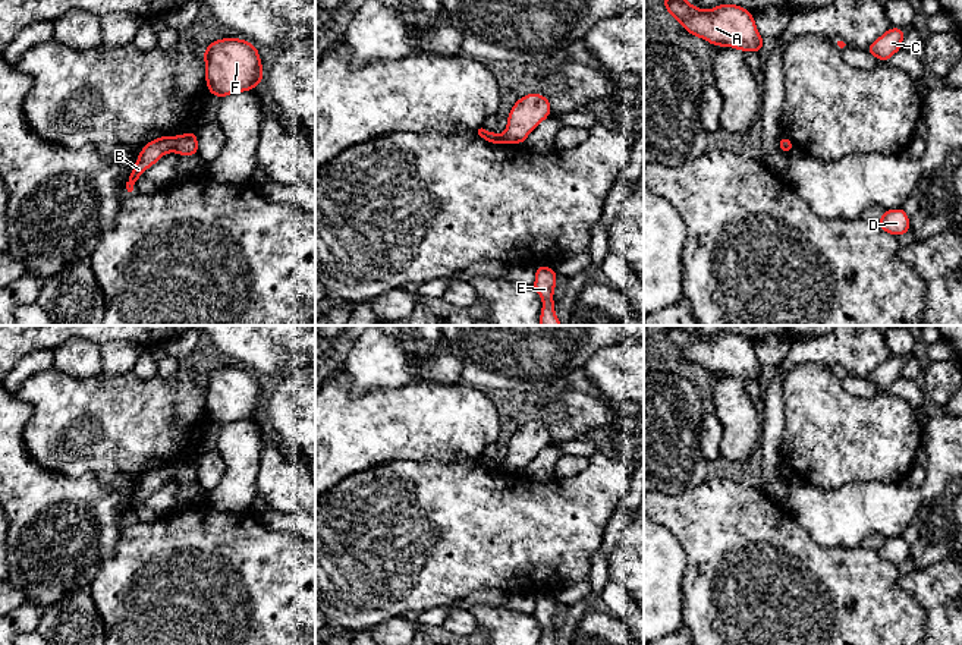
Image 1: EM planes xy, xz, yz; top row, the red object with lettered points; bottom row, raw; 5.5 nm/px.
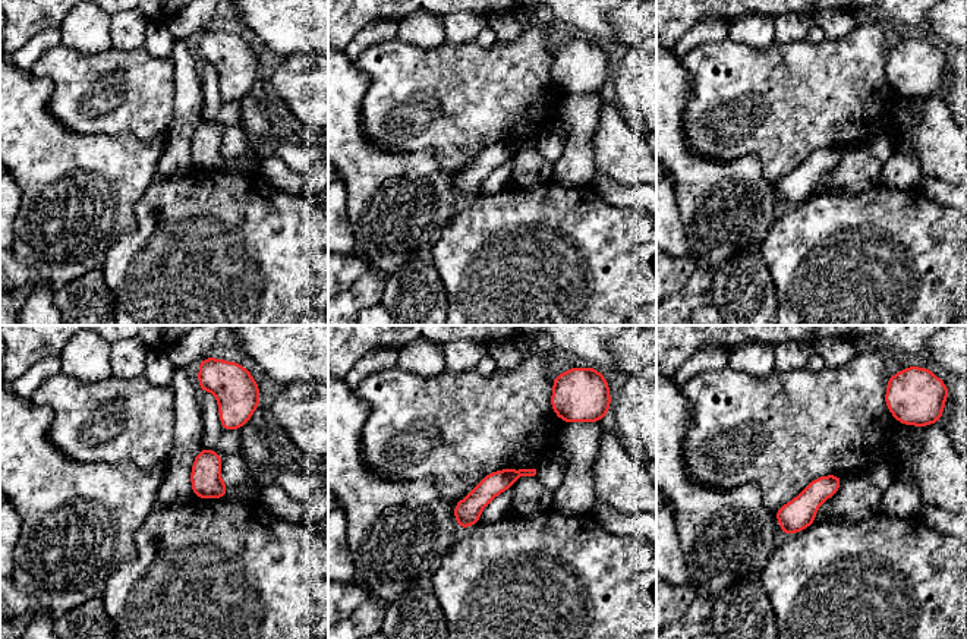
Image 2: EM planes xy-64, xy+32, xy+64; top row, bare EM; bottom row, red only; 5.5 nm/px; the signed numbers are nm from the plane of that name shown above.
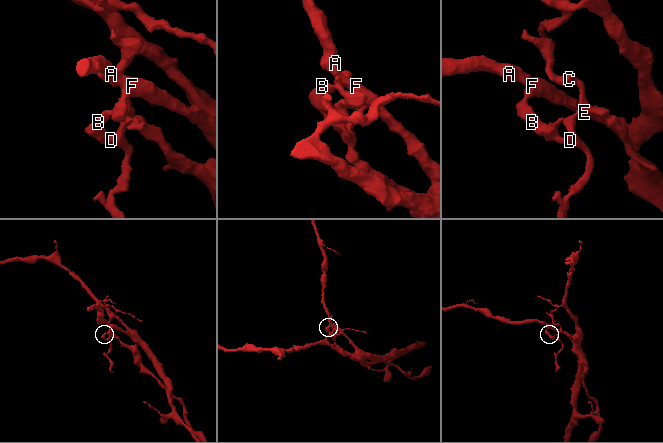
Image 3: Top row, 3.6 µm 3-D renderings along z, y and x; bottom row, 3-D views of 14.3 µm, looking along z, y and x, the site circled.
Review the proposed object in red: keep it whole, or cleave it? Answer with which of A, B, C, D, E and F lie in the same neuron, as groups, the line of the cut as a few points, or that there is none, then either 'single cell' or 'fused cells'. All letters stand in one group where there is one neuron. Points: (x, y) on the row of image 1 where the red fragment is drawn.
A F / B C D E; cut in xy along (175, 138), (173, 150); fused cells

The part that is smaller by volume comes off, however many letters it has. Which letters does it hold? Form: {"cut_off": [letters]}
{"cut_off": ["B", "C", "D", "E"]}

